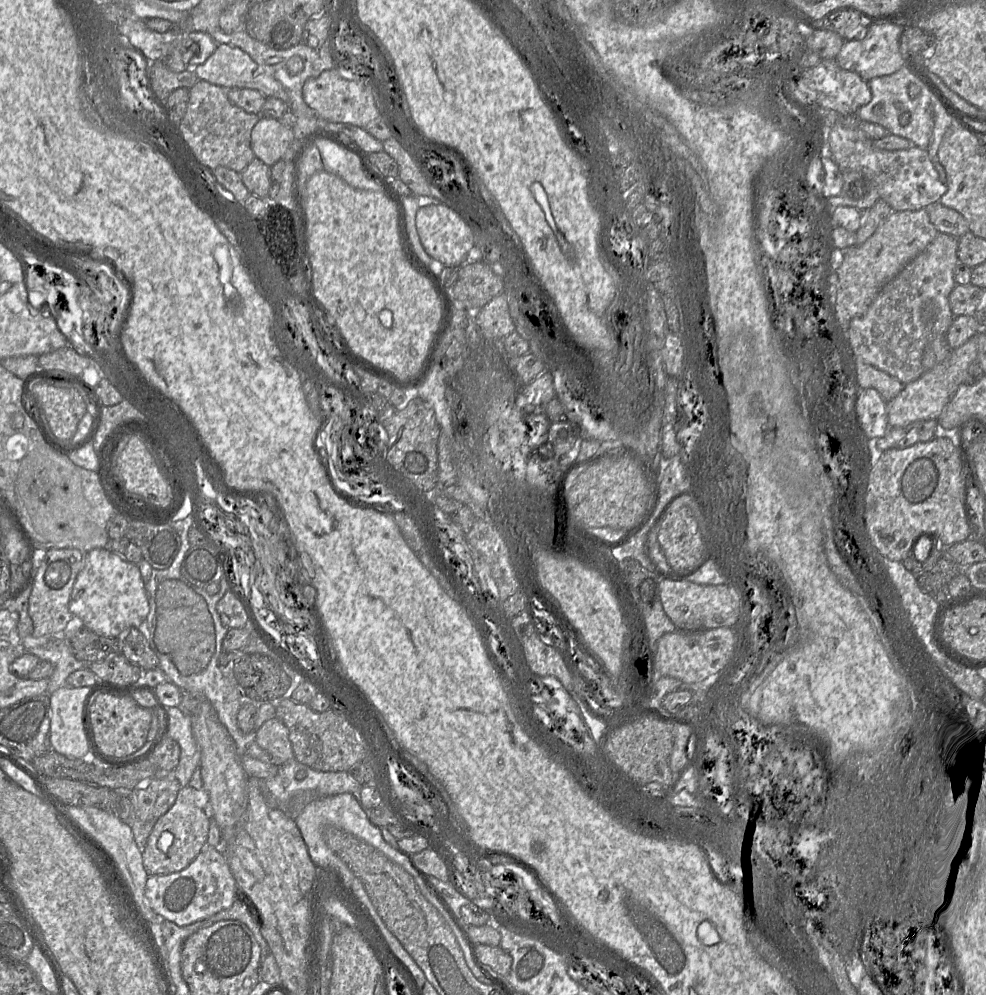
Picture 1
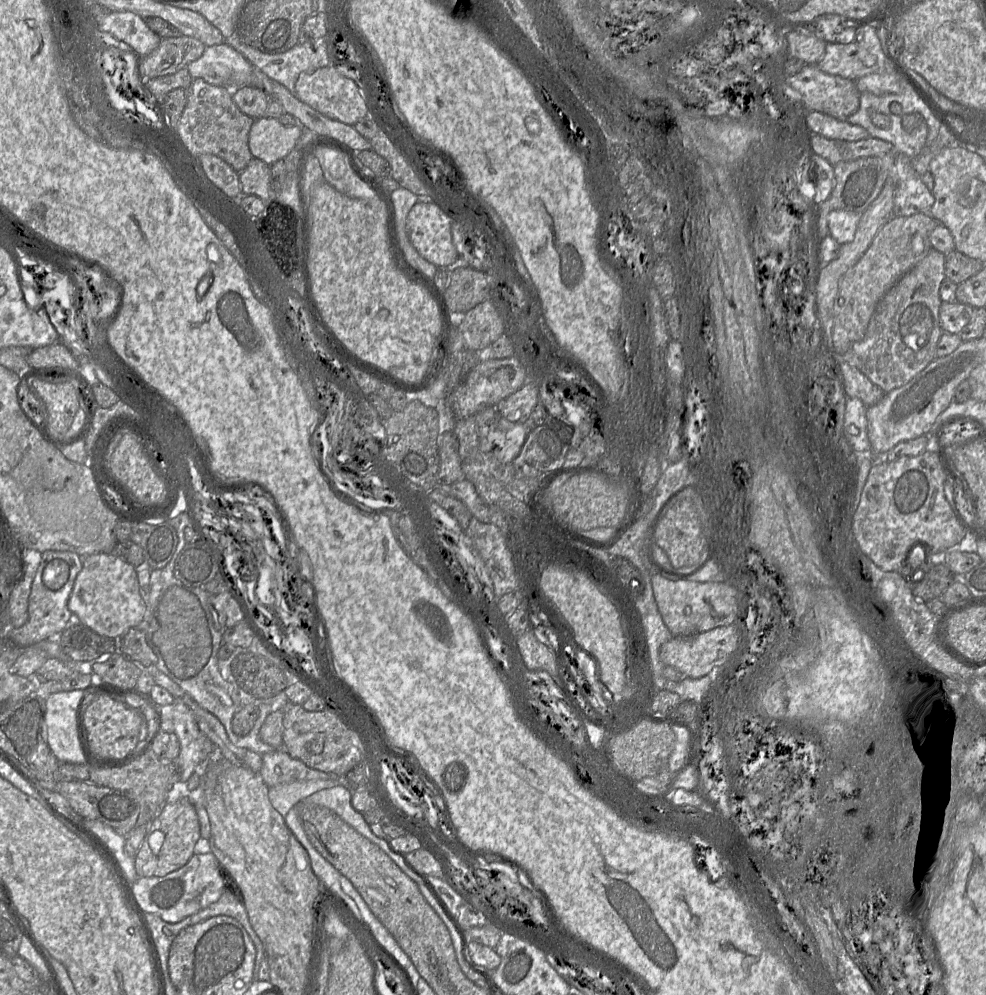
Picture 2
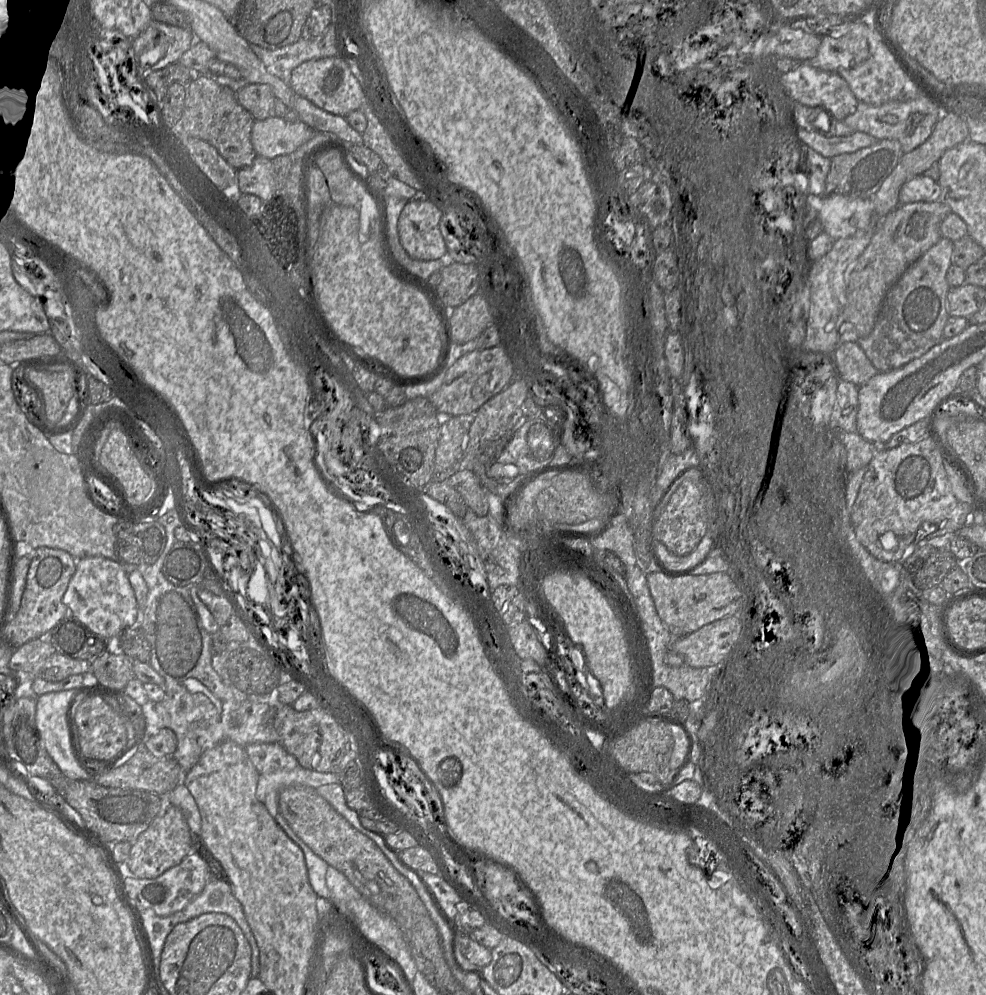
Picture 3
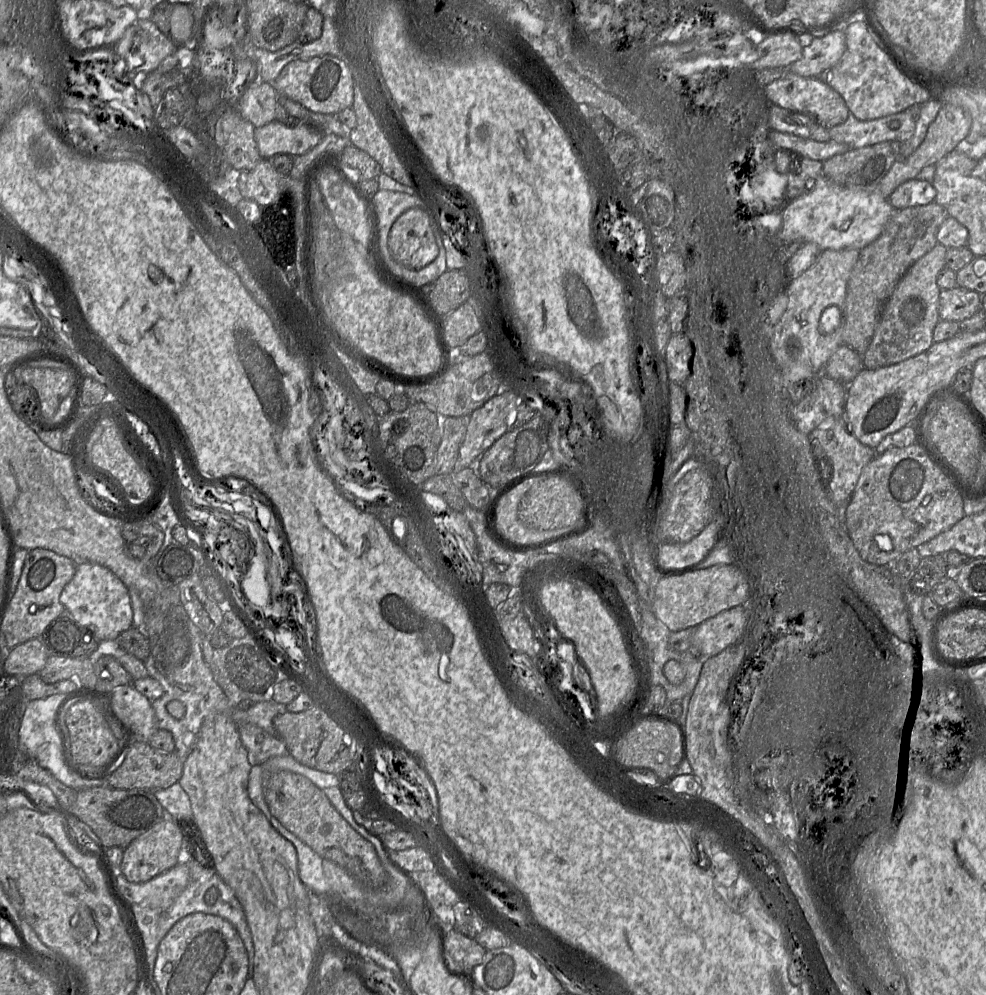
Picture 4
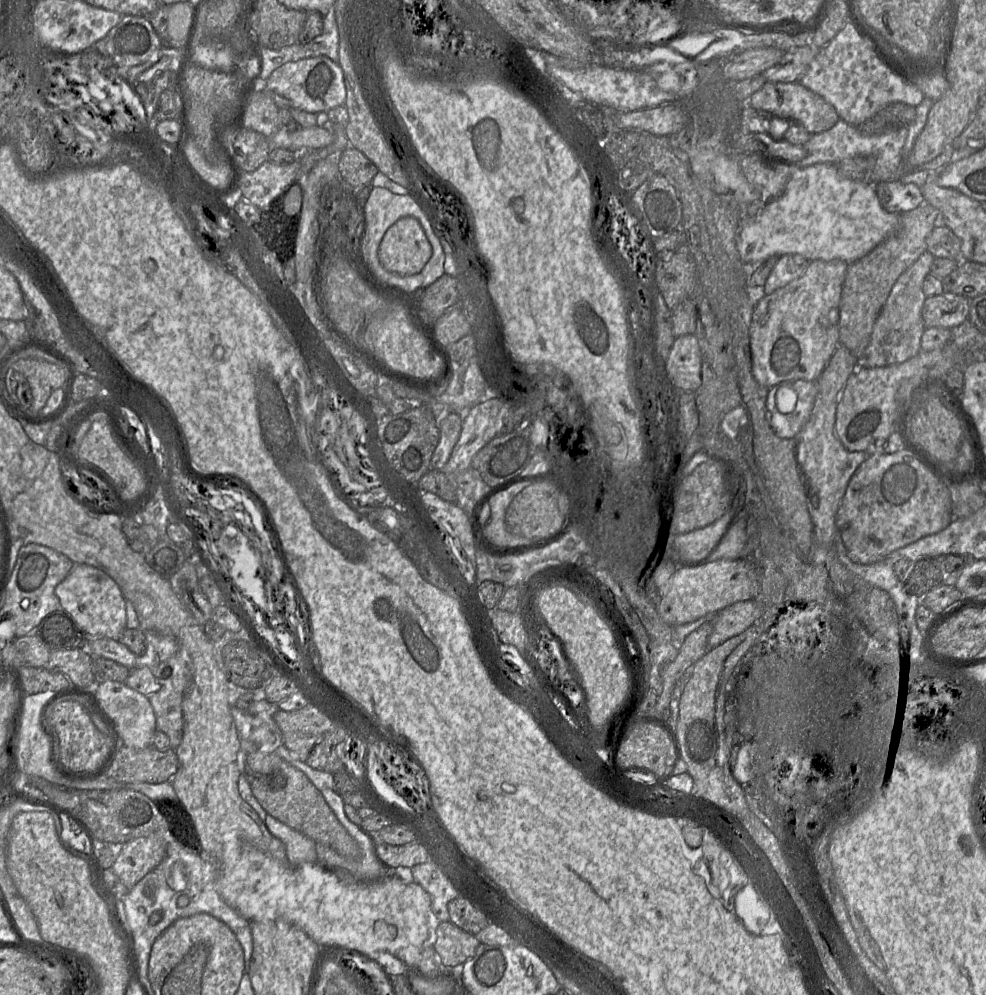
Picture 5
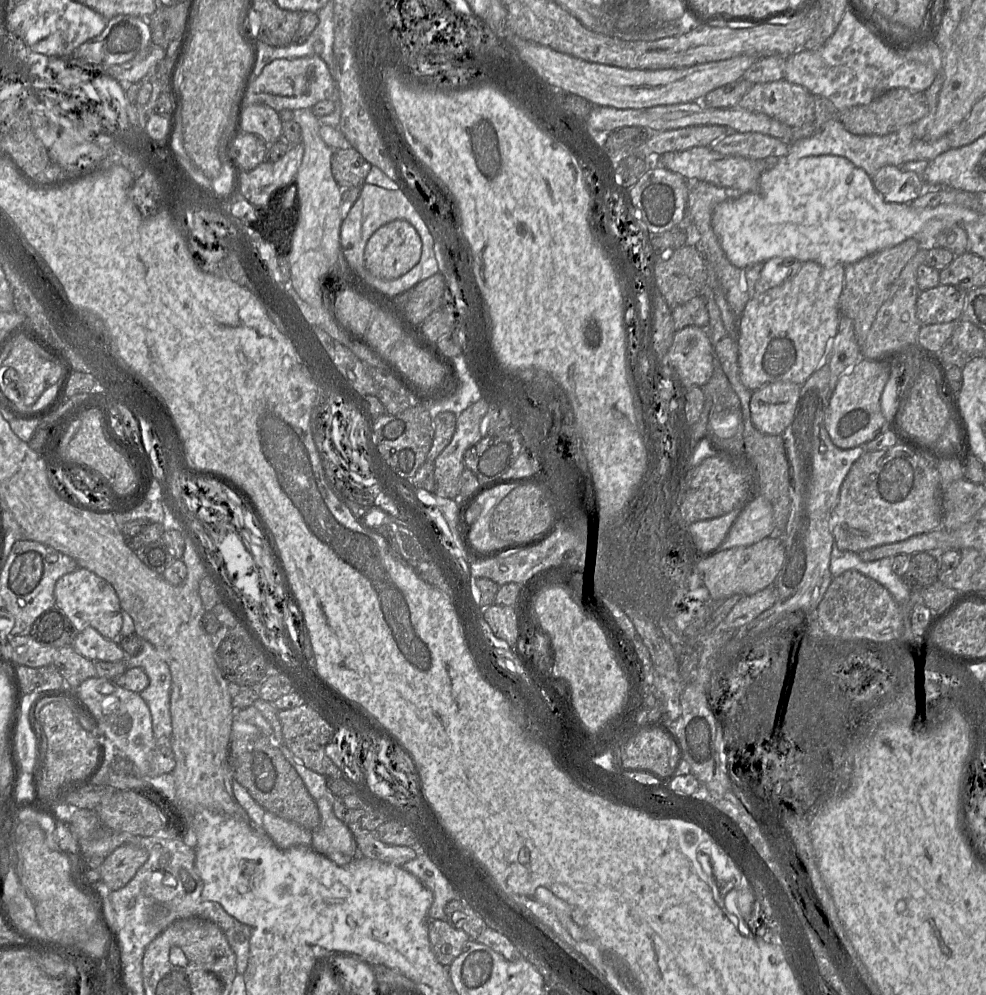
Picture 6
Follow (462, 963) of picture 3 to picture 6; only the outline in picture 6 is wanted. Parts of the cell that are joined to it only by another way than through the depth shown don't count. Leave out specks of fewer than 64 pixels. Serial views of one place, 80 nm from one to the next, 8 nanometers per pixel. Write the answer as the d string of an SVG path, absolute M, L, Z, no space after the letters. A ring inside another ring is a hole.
M432 920L429 923L428 936L436 959L443 966L450 966L462 952L464 944L470 939L463 930L442 920Z

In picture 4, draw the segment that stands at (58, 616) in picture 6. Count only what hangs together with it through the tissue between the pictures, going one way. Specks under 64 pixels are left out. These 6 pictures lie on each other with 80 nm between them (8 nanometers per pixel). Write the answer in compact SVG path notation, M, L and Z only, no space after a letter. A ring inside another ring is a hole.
M66 610L47 626L39 639L49 650L49 655L65 657L94 656L99 645L93 633L75 621Z

